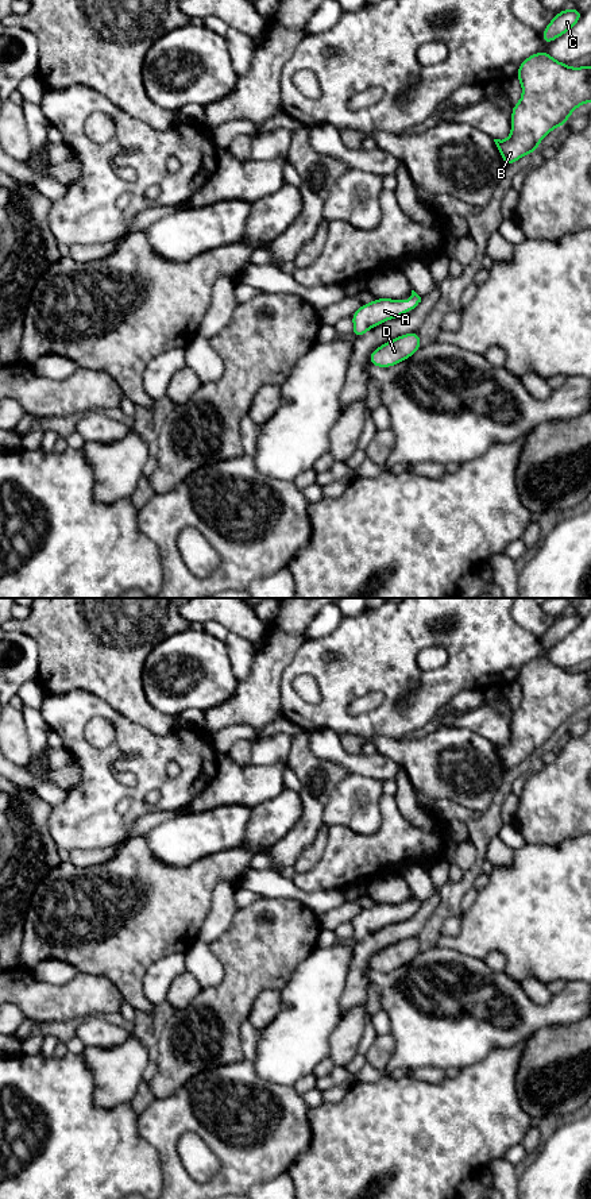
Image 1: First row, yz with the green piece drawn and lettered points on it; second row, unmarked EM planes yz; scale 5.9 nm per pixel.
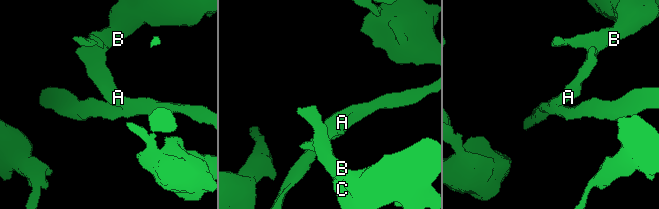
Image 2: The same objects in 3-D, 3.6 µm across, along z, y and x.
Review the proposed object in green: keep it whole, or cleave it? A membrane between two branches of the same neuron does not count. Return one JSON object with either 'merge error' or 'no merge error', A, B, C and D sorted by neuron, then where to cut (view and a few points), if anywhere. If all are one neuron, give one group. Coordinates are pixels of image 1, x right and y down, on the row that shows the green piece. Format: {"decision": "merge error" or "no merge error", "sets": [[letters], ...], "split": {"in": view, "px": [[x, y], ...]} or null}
{"decision": "no merge error", "sets": [["A", "B", "C", "D"]], "split": null}

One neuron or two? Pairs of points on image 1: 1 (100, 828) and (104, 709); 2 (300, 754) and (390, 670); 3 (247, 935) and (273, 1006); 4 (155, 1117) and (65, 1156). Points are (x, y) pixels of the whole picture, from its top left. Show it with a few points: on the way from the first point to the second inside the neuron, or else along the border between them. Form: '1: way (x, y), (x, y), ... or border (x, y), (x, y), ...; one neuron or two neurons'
1: way (100, 798), (100, 768), (116, 752), (120, 739); one neuron
2: border (302, 729), (311, 732); two neurons
3: border (281, 991), (263, 990), (248, 1016); two neurons
4: border (138, 1117), (138, 1133), (155, 1151); two neurons

